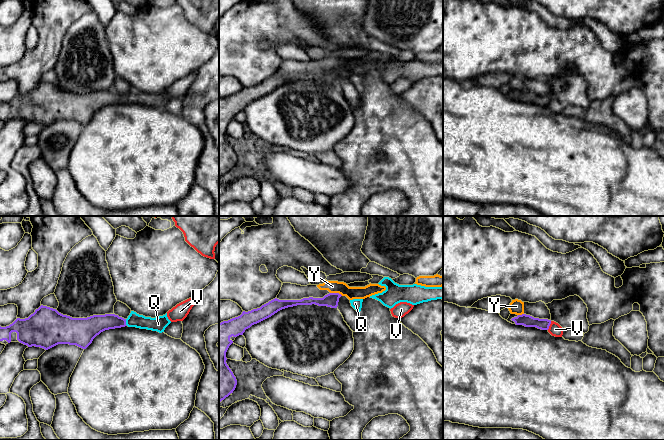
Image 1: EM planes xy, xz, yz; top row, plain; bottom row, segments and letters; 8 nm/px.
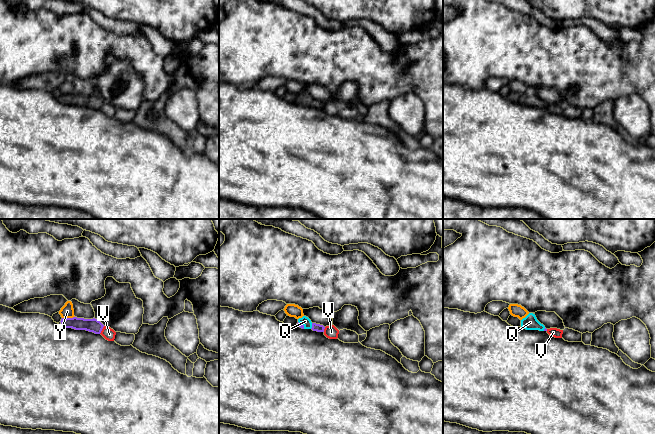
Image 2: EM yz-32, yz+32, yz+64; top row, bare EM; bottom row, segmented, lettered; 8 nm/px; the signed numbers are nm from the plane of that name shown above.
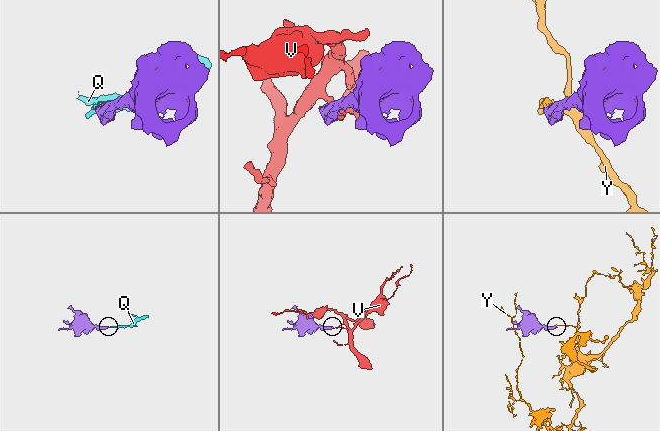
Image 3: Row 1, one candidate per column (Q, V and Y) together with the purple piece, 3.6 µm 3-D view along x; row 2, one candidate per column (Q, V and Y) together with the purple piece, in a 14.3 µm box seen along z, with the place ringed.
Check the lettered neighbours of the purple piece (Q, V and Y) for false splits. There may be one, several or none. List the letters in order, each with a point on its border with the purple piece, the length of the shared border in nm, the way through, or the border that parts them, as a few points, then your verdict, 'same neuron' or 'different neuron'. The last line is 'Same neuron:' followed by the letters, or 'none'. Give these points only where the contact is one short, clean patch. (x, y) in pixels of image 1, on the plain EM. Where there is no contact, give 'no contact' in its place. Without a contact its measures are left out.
Q: xy (125, 98) | 60 nm | across xy (94, 101), (102, 98), (125, 98), (134, 96) | same neuron
V: yz (549, 101) | 80 nm | along yz (551, 97), (547, 105) | different neuron
Y: xz (336, 69) | 110 nm | along xz (330, 68), (338, 68), (342, 71) | different neuron
Same neuron: Q

